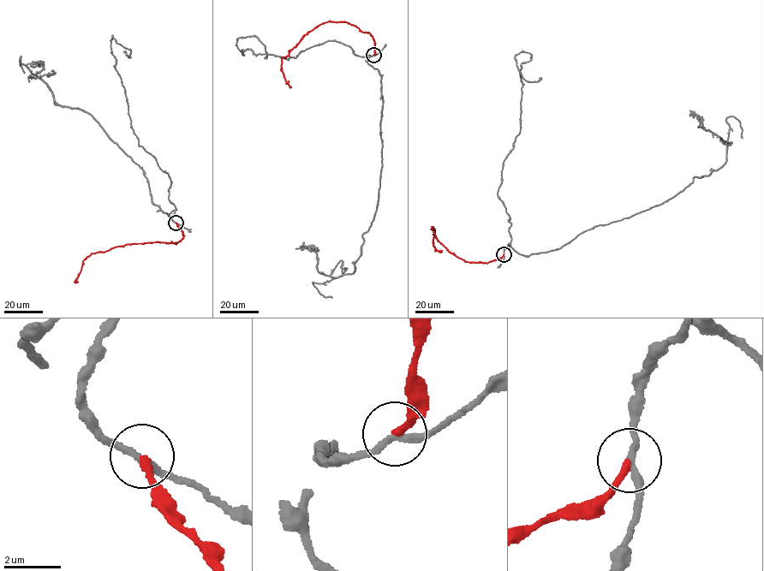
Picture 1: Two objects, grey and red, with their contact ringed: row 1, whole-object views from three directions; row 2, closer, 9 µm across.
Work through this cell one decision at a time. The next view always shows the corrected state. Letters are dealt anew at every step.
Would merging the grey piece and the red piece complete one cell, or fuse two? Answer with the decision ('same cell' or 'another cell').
another cell

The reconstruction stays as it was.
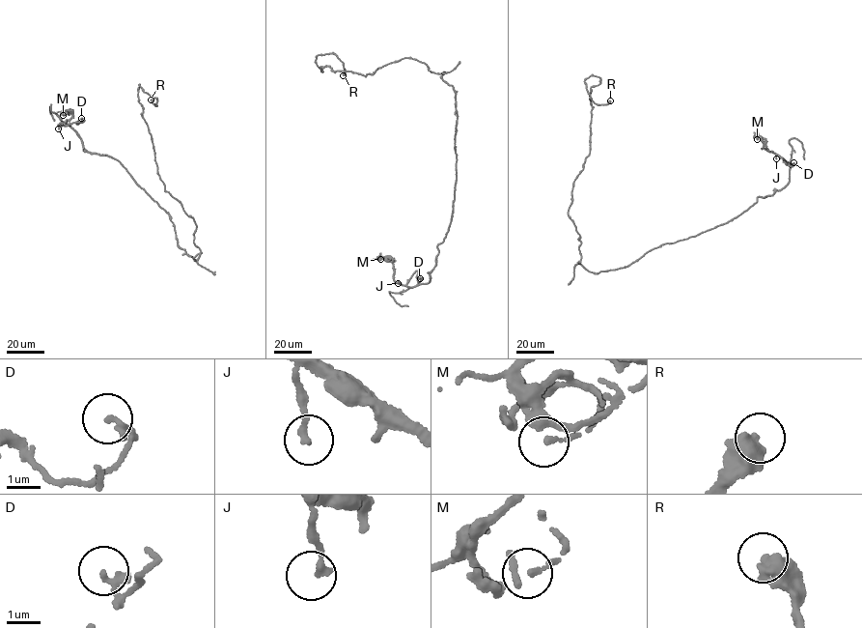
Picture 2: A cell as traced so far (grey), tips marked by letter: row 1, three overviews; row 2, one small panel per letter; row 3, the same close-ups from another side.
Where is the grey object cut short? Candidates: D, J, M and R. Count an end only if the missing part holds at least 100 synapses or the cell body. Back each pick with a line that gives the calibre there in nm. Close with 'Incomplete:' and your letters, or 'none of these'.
Incomplete: none of these

